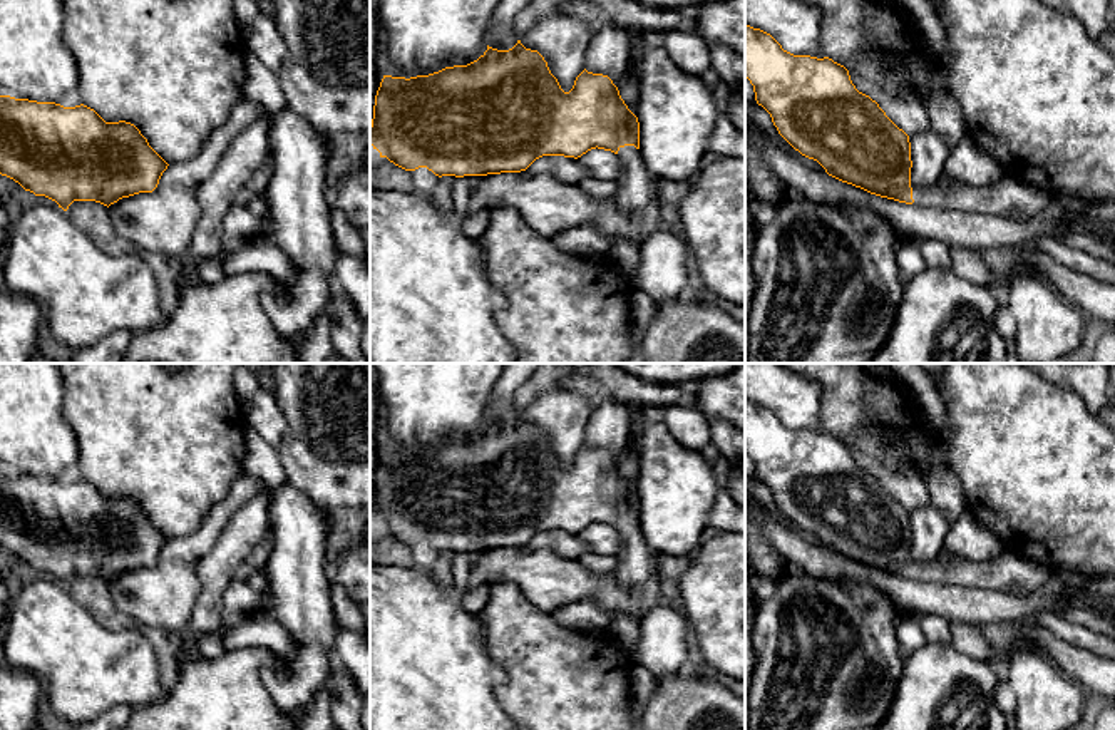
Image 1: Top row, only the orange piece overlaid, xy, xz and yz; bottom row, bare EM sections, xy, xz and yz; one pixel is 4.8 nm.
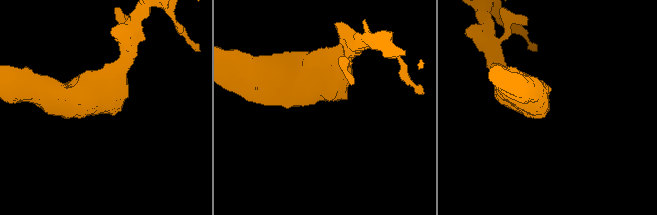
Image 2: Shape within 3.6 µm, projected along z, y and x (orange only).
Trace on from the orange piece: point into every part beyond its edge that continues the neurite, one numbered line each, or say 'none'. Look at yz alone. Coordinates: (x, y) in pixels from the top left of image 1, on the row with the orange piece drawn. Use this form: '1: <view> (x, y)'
1: yz (1012, 198)

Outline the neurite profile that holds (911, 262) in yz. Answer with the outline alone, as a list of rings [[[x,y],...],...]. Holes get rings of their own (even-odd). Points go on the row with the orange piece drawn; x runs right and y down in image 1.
[[[901,241],[896,254],[902,283],[911,281],[926,268],[926,261],[917,241]]]

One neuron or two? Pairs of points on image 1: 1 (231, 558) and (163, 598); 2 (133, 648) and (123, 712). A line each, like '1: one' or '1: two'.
1: two
2: two

